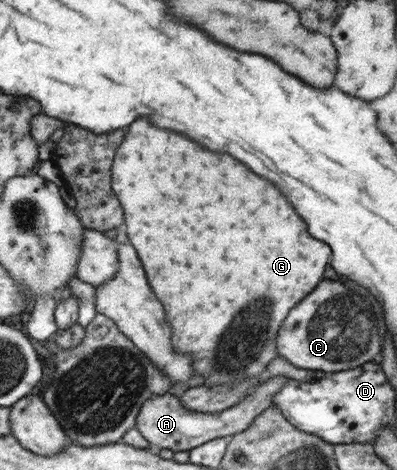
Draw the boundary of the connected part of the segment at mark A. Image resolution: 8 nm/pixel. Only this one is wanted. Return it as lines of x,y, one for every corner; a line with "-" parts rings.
267,375
267,379
262,381
253,393
231,408
218,413
189,410
182,405
179,397
167,391
165,394
152,396
144,402
143,407
140,408
140,414
137,416
137,429
143,438
150,442
152,449
170,448
173,452
190,451
210,440
232,436
245,430
256,416
273,406
273,395
287,379
289,378
284,375

